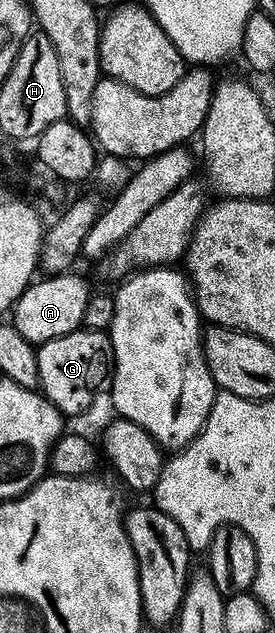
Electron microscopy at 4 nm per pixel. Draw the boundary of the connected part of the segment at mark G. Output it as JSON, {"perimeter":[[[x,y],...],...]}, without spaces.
{"perimeter":[[[107,330],[104,331],[71,331],[66,337],[54,337],[54,341],[46,341],[36,347],[36,360],[38,361],[38,387],[43,396],[55,407],[55,410],[62,416],[80,415],[96,399],[100,390],[109,386],[114,360],[112,357],[112,337]]]}

